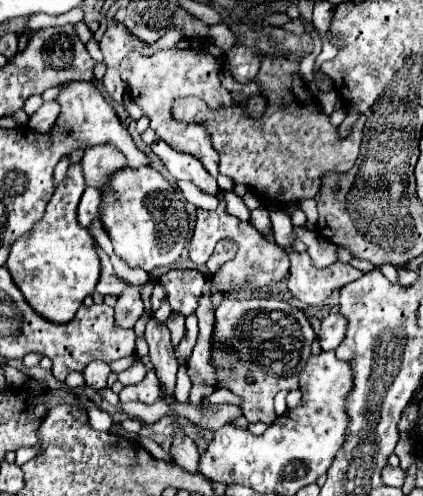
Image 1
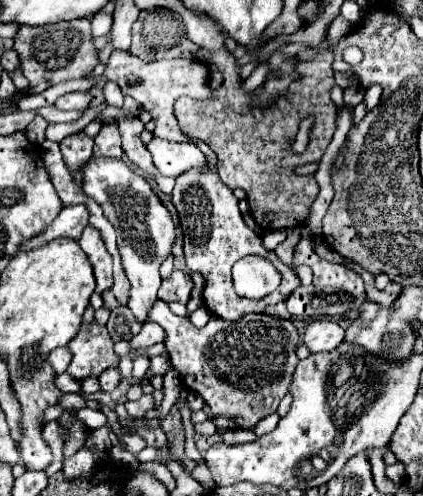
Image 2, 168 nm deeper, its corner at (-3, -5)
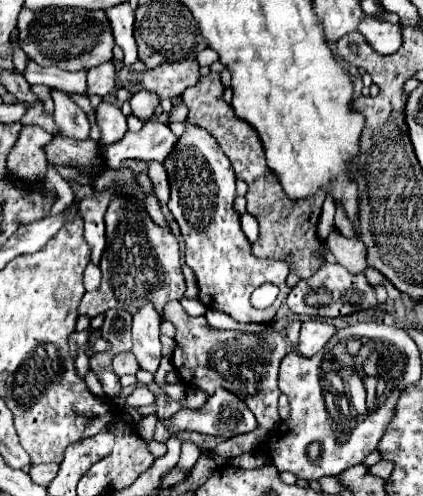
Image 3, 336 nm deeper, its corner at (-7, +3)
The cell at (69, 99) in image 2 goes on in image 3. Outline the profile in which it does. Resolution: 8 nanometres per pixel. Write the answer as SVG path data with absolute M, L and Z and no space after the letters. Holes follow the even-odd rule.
M113 62L107 64L99 64L99 68L91 68L87 72L87 86L89 86L89 96L91 94L99 94L99 96L107 96L111 94L111 90L117 84L117 70Z

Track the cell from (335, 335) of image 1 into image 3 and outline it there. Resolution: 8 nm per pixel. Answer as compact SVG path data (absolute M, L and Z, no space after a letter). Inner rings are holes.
M319 320L303 322L301 332L299 332L299 344L295 346L295 352L299 352L301 356L315 356L335 332L337 330L333 326L319 322Z

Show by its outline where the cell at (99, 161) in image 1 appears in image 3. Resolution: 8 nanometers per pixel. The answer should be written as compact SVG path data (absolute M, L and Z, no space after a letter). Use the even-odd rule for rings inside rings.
M101 102L97 106L97 122L101 126L101 134L103 134L101 142L103 144L113 144L113 142L121 140L125 136L125 132L127 132L125 116L111 102Z

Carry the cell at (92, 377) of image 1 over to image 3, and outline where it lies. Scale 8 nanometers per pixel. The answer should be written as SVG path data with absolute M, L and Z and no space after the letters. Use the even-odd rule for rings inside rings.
M121 352L113 358L113 372L117 376L123 376L123 374L137 374L139 370L139 364L135 360L135 356L131 352Z

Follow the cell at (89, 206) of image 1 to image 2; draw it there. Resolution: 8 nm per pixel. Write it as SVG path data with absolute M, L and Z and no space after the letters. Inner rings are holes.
M85 204L67 206L61 210L61 214L55 218L55 222L51 226L47 226L47 230L41 236L25 240L19 250L39 248L39 246L43 246L49 240L59 238L59 236L69 236L69 238L79 240L79 236L83 234L83 228L87 226L87 220L89 220L89 208Z

